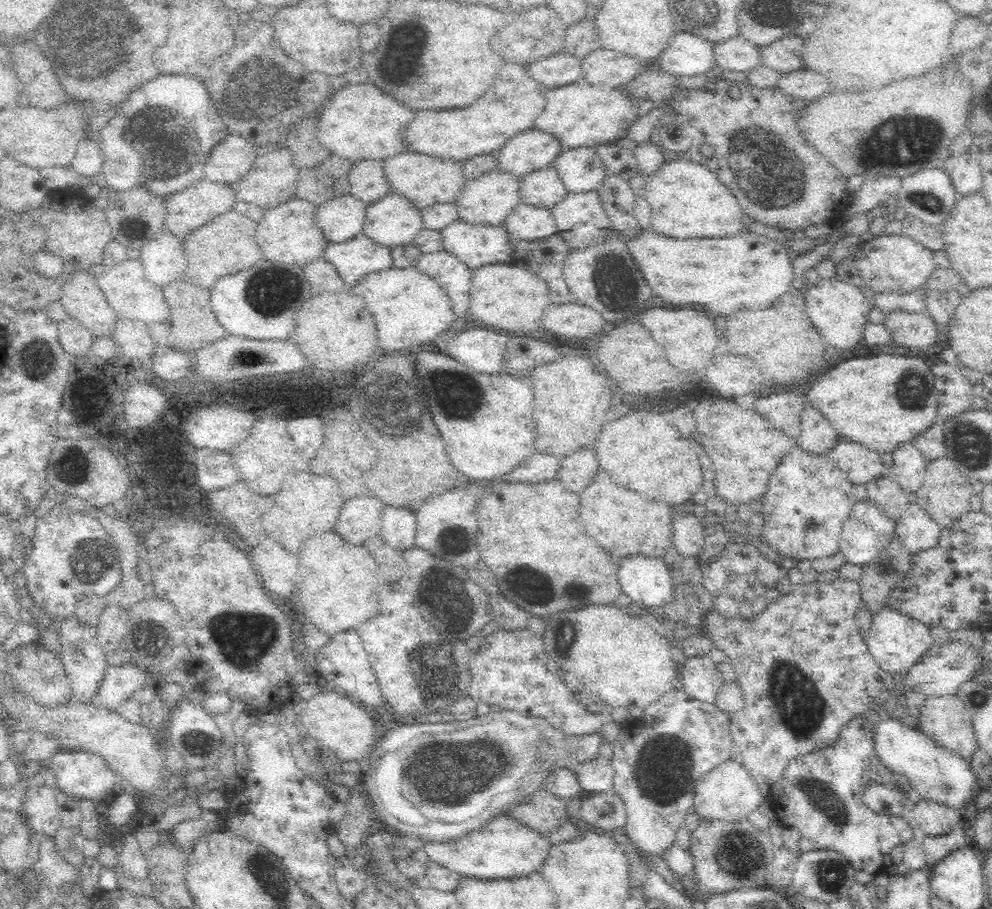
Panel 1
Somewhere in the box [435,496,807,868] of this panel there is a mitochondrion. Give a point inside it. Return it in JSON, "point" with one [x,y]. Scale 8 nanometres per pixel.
{"point":[664,765]}

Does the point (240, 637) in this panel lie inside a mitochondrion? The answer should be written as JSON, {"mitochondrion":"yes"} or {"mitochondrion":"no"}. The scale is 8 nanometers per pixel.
{"mitochondrion":"yes"}

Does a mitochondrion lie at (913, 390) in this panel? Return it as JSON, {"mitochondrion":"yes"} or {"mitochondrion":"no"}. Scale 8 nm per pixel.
{"mitochondrion":"yes"}

